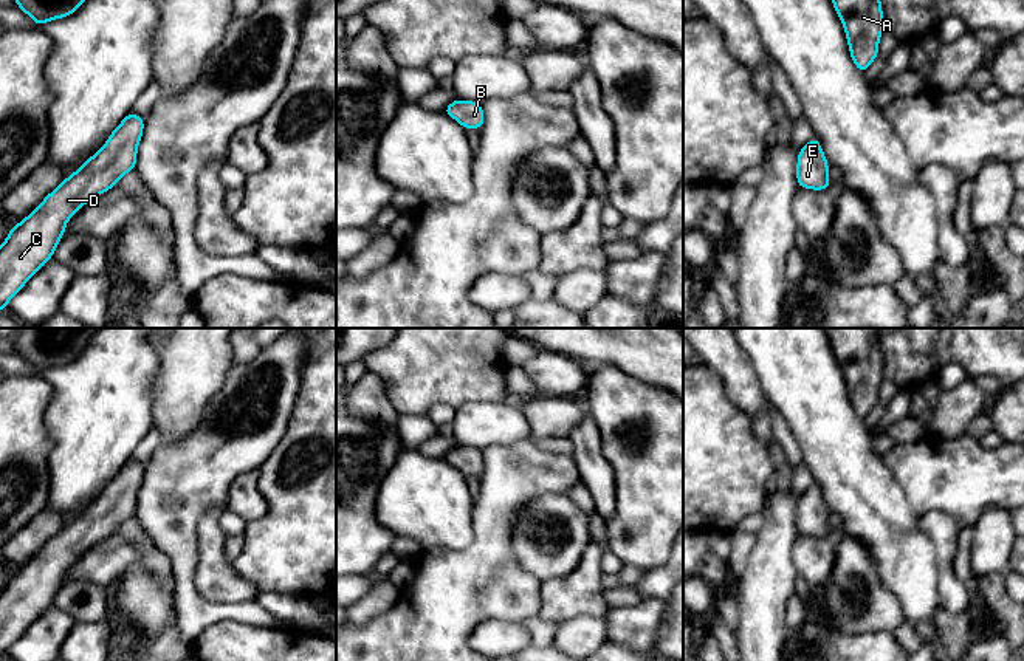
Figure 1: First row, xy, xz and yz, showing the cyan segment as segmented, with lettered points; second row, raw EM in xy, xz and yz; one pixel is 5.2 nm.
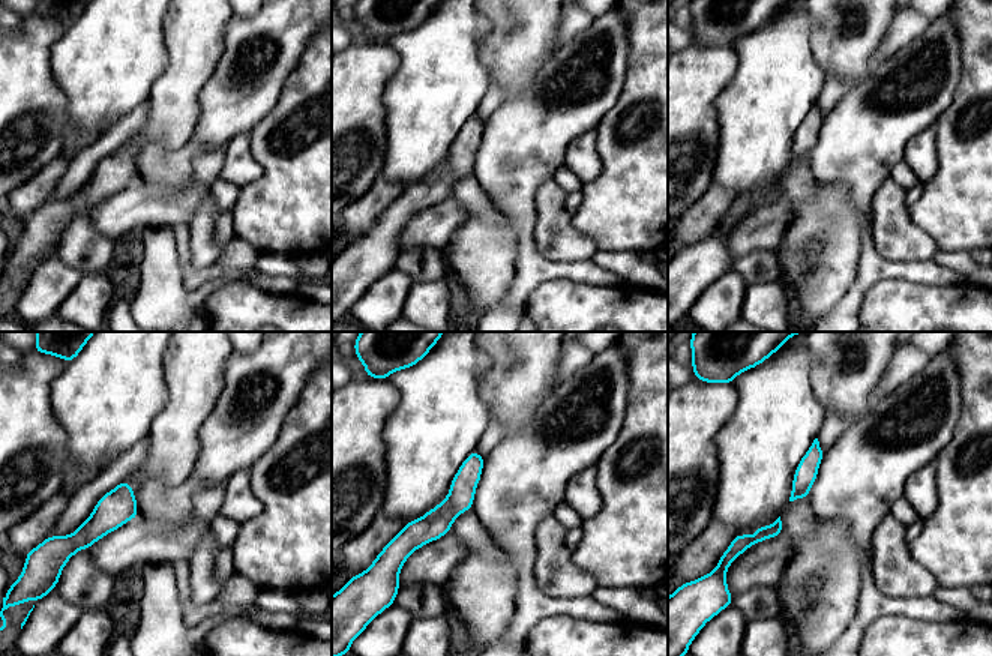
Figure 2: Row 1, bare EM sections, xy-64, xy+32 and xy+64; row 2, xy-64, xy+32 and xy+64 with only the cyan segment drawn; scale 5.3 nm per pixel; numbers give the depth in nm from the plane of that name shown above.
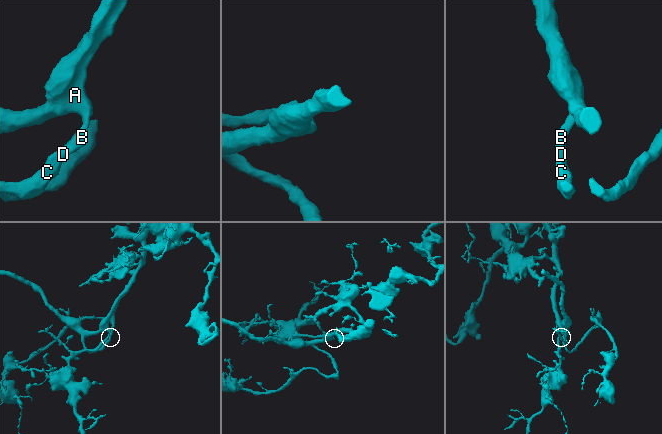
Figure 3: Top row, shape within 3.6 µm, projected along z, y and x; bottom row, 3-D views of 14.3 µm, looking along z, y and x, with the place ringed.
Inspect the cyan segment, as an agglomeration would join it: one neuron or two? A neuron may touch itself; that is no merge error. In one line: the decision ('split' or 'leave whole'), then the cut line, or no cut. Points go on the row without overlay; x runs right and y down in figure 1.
leave whole; cut none

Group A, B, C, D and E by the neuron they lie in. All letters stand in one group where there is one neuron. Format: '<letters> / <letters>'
A B C D E

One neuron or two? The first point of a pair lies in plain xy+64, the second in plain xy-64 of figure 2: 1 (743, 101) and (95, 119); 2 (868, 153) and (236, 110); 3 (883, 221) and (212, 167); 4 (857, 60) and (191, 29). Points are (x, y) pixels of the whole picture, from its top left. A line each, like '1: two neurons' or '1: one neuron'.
1: one neuron
2: one neuron
3: one neuron
4: one neuron

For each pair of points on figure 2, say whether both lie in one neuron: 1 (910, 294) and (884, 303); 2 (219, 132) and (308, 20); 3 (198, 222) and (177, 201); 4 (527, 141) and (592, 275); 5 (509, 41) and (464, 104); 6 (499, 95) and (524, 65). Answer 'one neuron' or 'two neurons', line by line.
1: one neuron
2: one neuron
3: two neurons
4: one neuron
5: two neurons
6: two neurons

